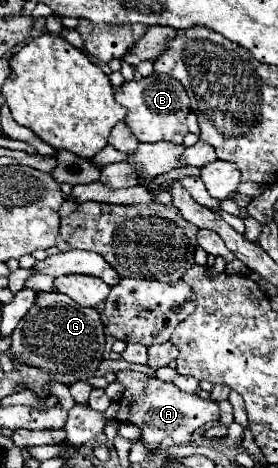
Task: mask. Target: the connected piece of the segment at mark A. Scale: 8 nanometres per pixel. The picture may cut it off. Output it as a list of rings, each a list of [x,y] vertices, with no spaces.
[[[134,370],[116,372],[116,382],[124,386],[124,392],[118,400],[116,420],[122,424],[134,424],[142,432],[142,440],[146,444],[160,444],[164,438],[172,438],[176,444],[188,444],[192,440],[192,432],[208,422],[220,420],[220,410],[216,402],[204,400],[196,394],[186,394],[178,386],[170,382],[162,382],[156,376],[148,376]]]

